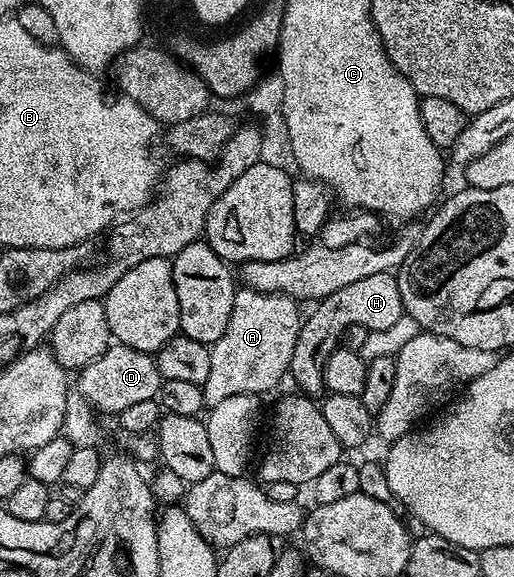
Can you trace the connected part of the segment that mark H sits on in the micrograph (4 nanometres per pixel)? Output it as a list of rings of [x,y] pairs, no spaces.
[[[393,272],[378,273],[368,278],[359,279],[348,287],[332,291],[330,295],[319,300],[314,310],[303,320],[300,331],[296,335],[296,347],[292,347],[292,359],[288,370],[289,380],[298,384],[297,392],[302,395],[321,394],[326,389],[324,383],[324,367],[332,355],[342,344],[346,329],[359,325],[369,330],[382,331],[392,326],[403,315],[400,287],[397,276]]]

